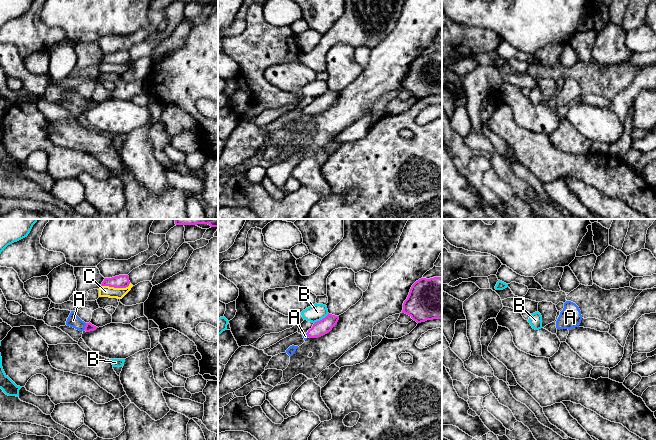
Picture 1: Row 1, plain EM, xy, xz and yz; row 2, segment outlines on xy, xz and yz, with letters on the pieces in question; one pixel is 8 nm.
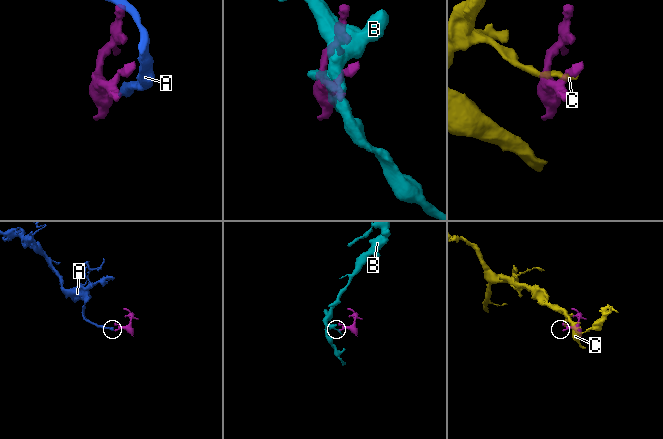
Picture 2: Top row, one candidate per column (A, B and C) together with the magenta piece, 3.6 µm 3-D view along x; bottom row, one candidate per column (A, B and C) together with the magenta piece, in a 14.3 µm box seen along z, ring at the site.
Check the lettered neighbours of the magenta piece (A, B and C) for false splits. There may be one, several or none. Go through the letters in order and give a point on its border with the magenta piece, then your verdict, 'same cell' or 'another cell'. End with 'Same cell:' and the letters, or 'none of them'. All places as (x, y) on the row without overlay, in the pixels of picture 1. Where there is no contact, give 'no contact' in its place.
A: xy (85, 102) | same cell
B: xz (322, 95) | another cell
C: xy (115, 63) | another cell
Same cell: A

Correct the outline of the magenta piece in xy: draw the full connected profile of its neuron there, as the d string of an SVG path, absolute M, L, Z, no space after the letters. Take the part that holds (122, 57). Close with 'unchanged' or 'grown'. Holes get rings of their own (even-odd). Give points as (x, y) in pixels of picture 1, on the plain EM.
M119 51L112 54L105 54L101 62L109 62L114 64L126 64L130 60L128 51Z; unchanged

